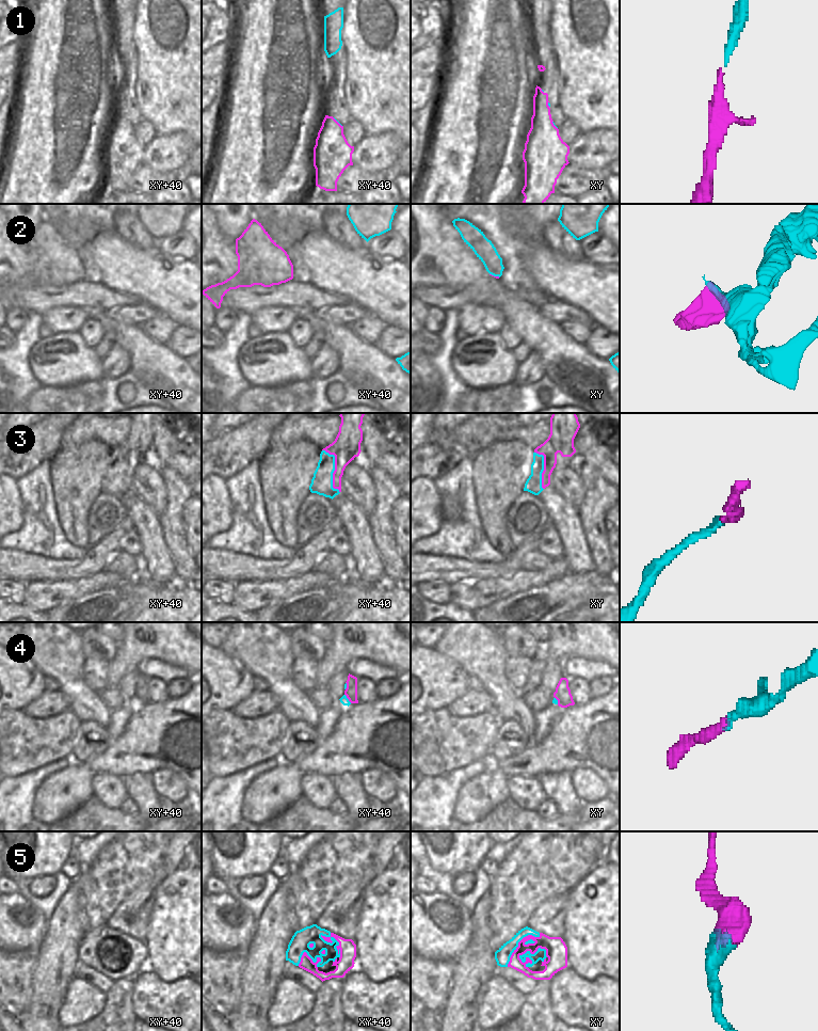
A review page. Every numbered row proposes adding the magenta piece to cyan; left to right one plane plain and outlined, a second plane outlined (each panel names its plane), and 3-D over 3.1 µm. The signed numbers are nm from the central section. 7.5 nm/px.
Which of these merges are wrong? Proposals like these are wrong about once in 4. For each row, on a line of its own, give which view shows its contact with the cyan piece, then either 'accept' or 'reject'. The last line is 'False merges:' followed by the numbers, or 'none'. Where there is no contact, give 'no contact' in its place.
1: contact in xy+40; accept
2: contact in xy; accept
3: contact in xy+40; reject
4: contact in xy+40; accept
5: contact in xy; accept
False merges: 3

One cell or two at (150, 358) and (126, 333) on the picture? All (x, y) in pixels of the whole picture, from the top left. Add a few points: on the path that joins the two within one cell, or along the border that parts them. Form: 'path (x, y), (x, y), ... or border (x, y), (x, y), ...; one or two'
path (144, 351), (132, 339); one

